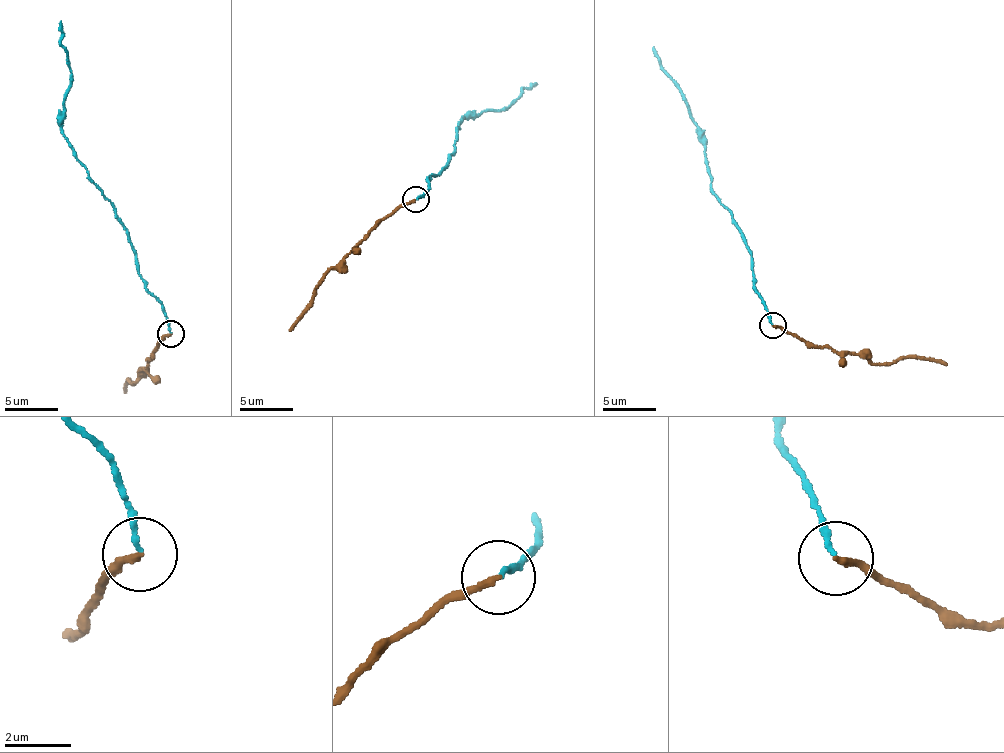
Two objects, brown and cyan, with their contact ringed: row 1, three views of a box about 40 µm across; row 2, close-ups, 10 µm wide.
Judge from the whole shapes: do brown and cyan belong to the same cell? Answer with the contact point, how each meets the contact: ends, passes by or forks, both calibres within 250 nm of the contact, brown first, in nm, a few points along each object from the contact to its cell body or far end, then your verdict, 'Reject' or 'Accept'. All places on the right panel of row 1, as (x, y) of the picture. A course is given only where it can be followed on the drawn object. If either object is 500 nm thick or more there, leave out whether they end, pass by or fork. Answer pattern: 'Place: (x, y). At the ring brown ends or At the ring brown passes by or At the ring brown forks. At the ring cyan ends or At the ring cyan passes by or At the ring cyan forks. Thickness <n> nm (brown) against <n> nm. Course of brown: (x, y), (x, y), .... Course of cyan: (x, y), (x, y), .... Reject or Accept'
Place: (772, 325). At the ring brown ends. At the ring cyan ends. Thickness 200 nm (brown) against 160 nm. Course of brown: (771, 326), (783, 327), (808, 344), (853, 351), (875, 362), (900, 358), (946, 364). Course of cyan: (771, 323), (755, 287), (751, 252), (711, 188), (704, 132), (696, 127), (685, 94), (663, 69), (654, 45). Reject

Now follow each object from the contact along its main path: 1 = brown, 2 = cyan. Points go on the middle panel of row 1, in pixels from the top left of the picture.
1: (416, 198), (380, 222), (329, 271), (290, 330)
2: (417, 199), (430, 187), (426, 179), (440, 176), (447, 168), (464, 116), (506, 110), (521, 90), (538, 85)

